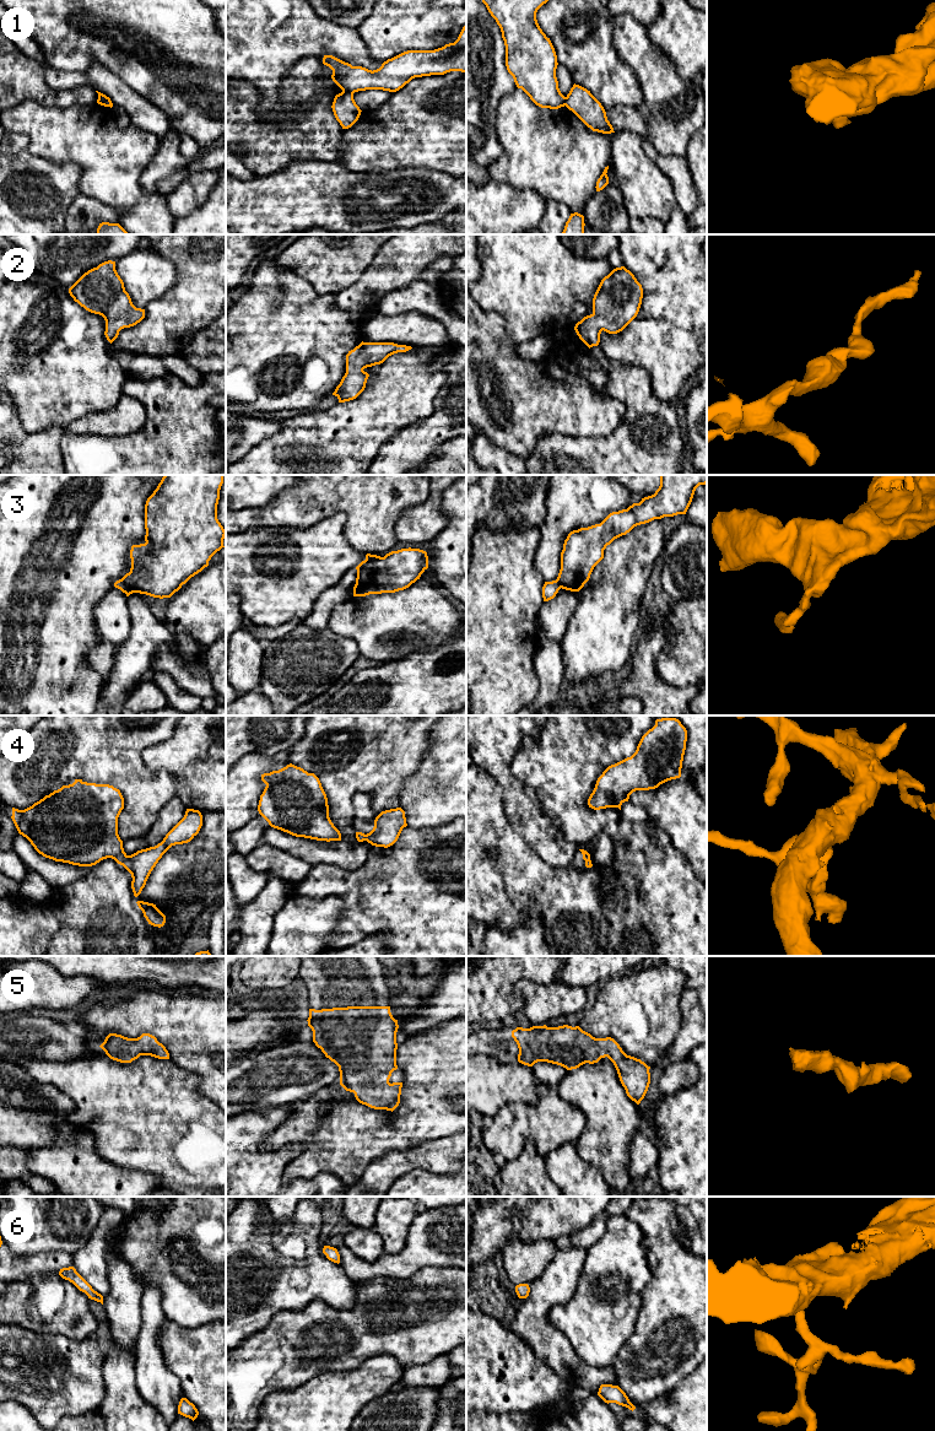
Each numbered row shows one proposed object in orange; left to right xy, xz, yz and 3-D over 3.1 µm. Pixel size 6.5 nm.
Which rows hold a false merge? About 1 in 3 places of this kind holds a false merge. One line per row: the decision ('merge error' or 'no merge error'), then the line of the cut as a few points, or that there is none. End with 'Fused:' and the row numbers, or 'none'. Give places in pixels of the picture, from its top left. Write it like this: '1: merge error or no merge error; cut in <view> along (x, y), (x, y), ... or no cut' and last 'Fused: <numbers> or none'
1: merge error; cut in xz along (342, 91), (352, 95)
2: no merge error; no cut
3: merge error; cut in xz along (378, 556), (367, 561), (357, 571)
4: no merge error; no cut
5: no merge error; no cut
6: no merge error; no cut
Fused: 1, 3

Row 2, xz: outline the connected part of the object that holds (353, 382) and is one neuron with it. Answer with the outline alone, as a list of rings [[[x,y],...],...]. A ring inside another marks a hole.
[[[361,342],[346,355],[346,373],[333,395],[339,403],[356,399],[366,388],[369,374],[363,369],[383,363],[389,356],[406,352],[411,346],[394,342]]]

